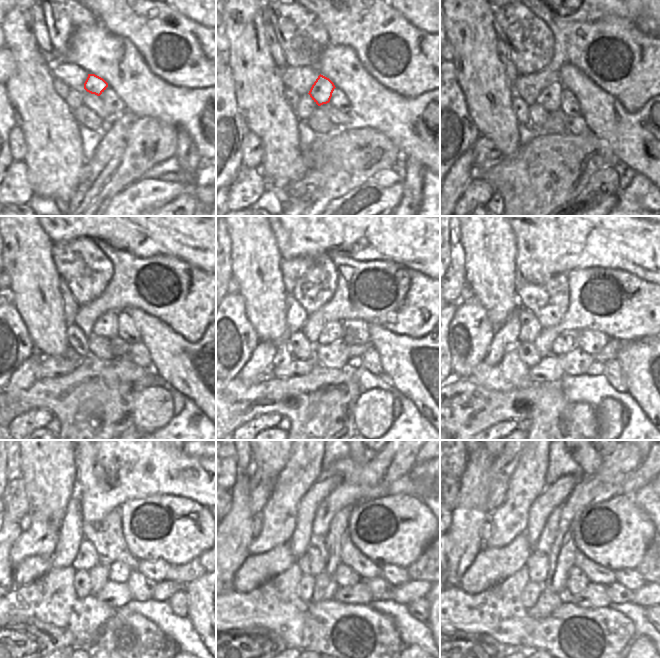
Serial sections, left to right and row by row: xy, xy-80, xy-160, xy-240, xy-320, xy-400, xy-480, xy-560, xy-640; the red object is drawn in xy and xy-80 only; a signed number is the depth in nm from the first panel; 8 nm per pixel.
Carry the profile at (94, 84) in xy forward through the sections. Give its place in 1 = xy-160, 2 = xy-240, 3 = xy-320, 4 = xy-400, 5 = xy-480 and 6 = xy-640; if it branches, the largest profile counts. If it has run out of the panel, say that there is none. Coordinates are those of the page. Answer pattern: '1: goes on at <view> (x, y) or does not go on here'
1: goes on at xy-160 (550, 98)
2: goes on at xy-240 (106, 326)
3: goes on at xy-320 (332, 332)
4: goes on at xy-400 (566, 342)
5: goes on at xy-480 (118, 572)
6: goes on at xy-640 (577, 580)

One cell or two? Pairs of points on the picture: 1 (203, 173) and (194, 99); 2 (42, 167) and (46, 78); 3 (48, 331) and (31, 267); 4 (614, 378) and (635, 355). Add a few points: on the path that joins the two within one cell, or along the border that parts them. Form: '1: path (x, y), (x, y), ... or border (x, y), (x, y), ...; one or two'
1: border (202, 159), (205, 160); two
2: path (43, 145), (43, 100); one
3: path (43, 315), (34, 283); one
4: border (617, 360), (628, 391); two

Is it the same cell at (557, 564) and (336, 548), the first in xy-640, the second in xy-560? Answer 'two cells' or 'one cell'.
one cell

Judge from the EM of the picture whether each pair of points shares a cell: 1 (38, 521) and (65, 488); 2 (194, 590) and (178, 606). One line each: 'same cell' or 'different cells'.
1: different cells
2: different cells

